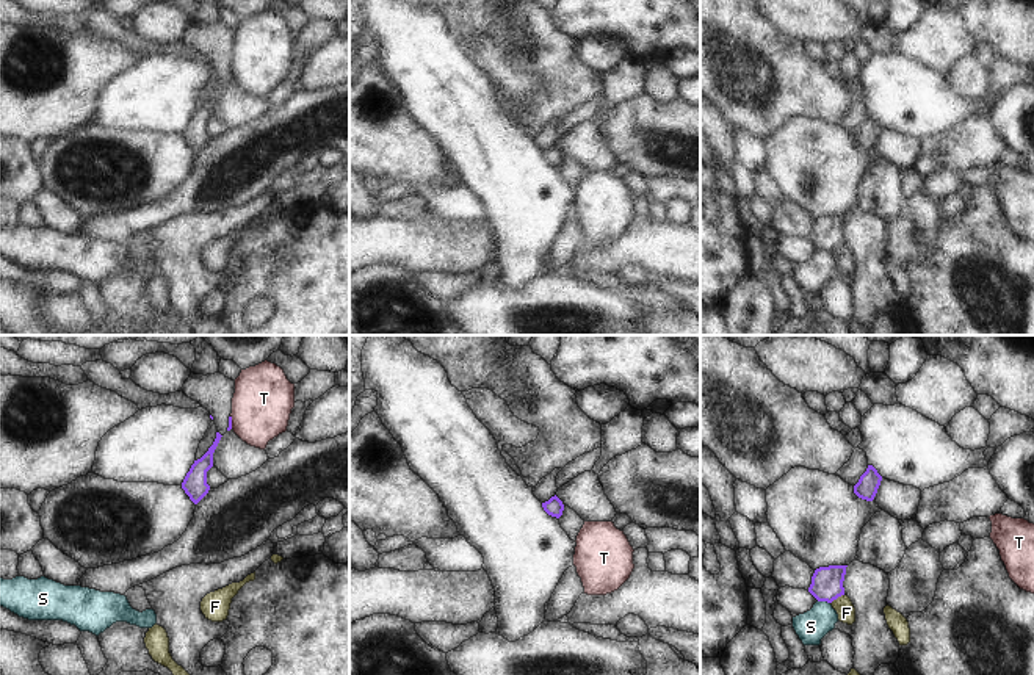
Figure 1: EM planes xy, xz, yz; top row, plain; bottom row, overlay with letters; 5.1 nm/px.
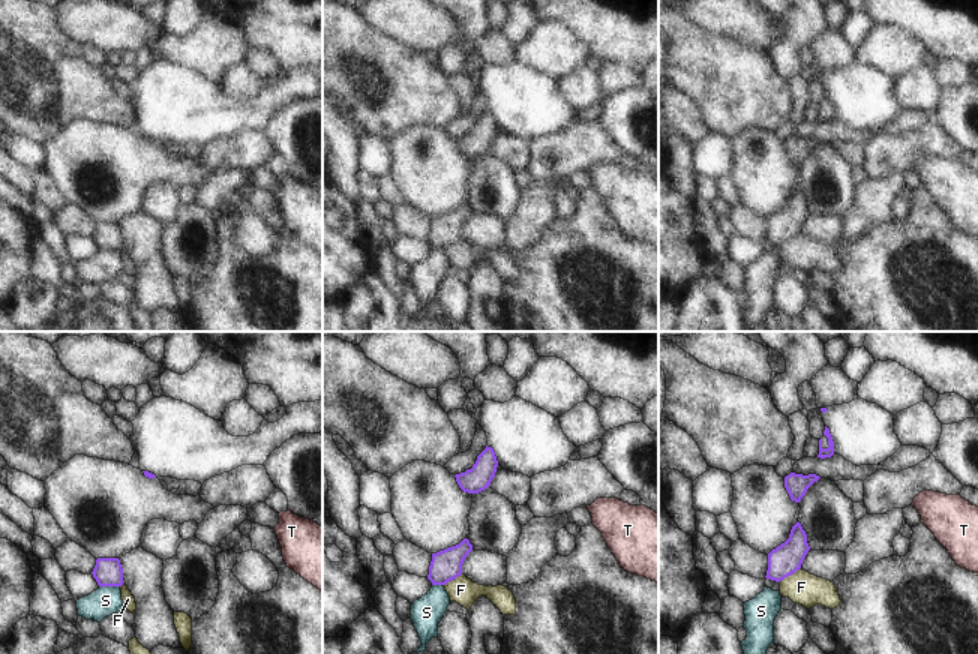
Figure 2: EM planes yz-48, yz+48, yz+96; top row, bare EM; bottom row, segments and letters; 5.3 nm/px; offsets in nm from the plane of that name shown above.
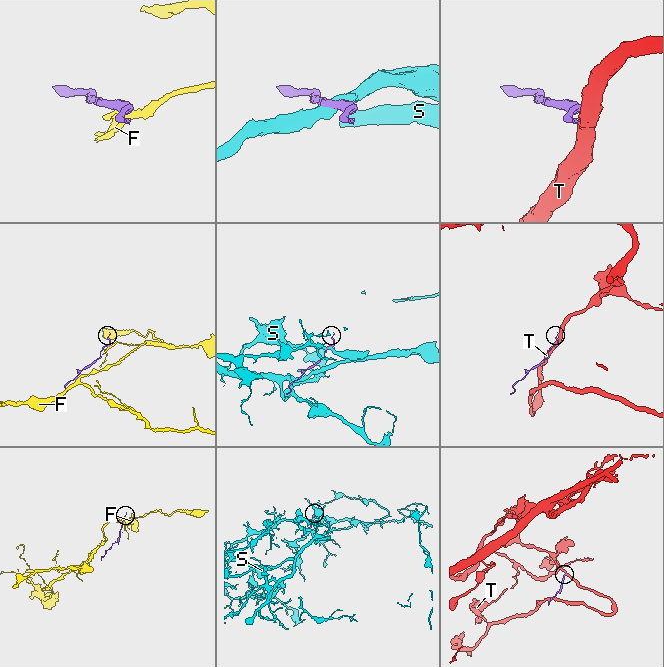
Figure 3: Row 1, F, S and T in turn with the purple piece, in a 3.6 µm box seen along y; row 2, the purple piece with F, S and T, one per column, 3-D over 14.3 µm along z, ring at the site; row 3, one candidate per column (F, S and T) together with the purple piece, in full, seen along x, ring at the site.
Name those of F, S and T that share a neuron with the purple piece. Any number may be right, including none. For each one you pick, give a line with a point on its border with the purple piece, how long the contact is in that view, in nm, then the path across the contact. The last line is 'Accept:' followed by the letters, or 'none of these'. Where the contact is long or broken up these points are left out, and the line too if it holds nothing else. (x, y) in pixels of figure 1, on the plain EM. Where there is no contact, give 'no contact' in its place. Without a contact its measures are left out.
Accept: none of these

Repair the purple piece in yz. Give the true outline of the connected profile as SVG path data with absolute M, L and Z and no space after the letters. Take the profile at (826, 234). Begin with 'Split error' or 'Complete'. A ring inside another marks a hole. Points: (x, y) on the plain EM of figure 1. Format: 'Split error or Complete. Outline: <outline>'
Complete. Outline: M829 215L816 218L812 226L808 241L818 251L827 252L832 252L838 246L844 244L843 230L846 224L846 216L848 215Z

